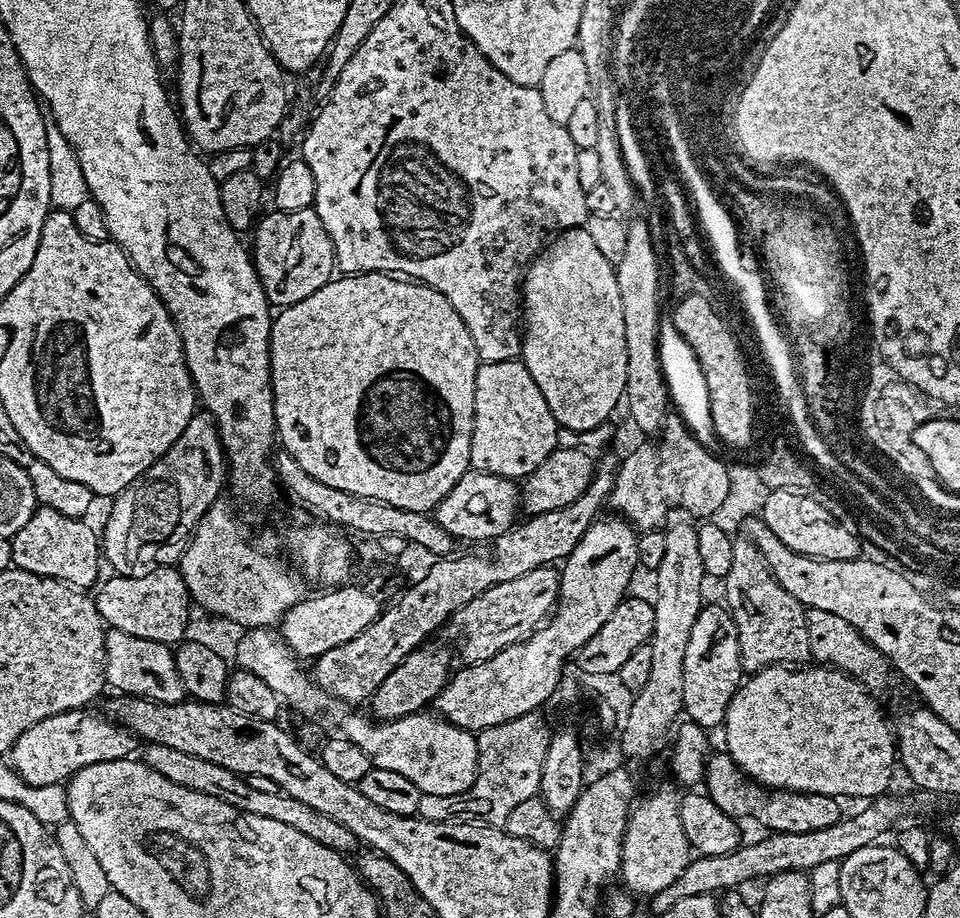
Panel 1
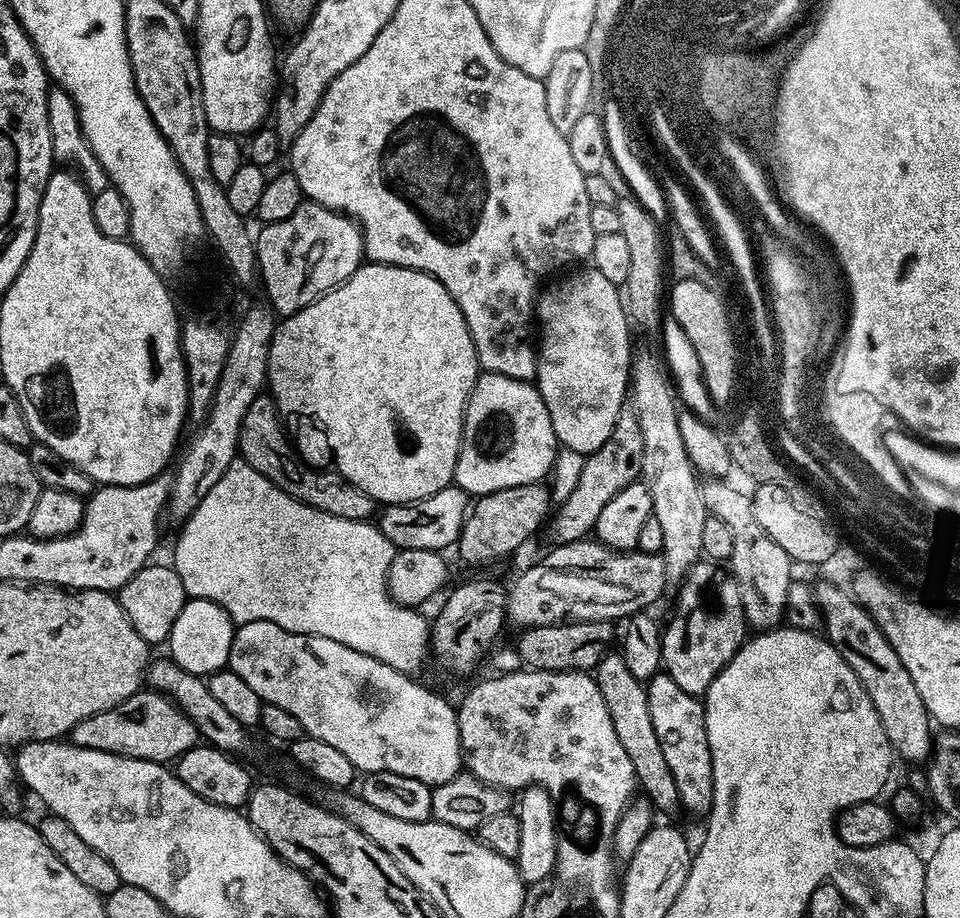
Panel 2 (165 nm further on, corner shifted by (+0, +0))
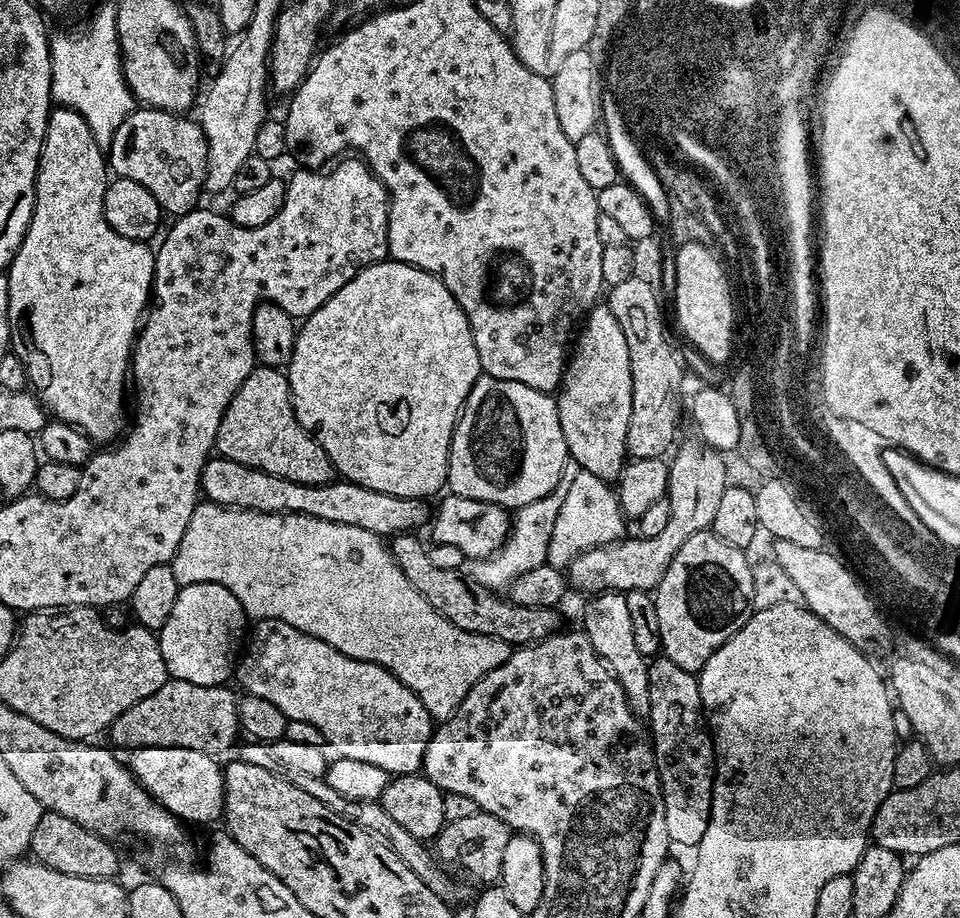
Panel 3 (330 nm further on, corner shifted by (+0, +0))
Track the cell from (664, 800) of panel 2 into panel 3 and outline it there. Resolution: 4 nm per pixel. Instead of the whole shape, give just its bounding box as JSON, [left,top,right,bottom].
[582,592,651,718]

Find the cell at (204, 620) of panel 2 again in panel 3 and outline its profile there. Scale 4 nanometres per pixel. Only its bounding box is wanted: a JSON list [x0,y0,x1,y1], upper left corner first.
[158,584,246,686]

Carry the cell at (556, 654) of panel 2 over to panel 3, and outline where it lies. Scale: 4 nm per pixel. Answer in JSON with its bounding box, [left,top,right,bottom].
[390,534,561,646]

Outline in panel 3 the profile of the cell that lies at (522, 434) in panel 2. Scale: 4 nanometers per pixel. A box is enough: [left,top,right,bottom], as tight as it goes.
[446,374,569,510]

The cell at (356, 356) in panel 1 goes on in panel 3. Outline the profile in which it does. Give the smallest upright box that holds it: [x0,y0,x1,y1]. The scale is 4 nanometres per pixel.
[286,258,482,500]

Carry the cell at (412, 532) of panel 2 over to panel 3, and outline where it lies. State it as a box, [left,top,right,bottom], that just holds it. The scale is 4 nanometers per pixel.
[200,459,430,538]

